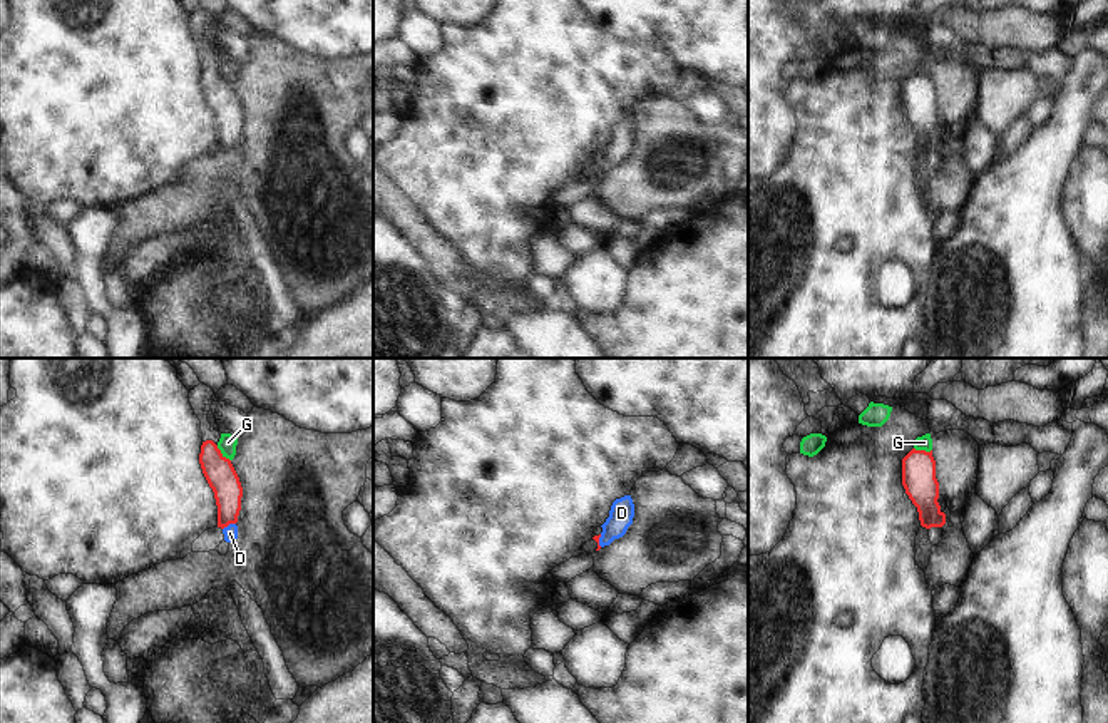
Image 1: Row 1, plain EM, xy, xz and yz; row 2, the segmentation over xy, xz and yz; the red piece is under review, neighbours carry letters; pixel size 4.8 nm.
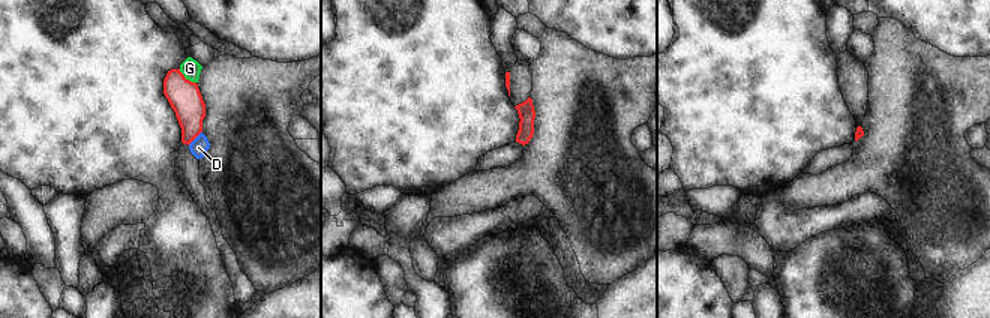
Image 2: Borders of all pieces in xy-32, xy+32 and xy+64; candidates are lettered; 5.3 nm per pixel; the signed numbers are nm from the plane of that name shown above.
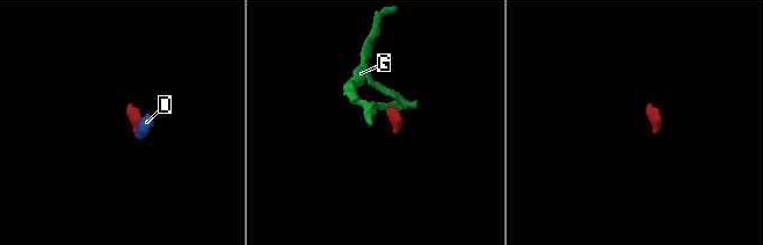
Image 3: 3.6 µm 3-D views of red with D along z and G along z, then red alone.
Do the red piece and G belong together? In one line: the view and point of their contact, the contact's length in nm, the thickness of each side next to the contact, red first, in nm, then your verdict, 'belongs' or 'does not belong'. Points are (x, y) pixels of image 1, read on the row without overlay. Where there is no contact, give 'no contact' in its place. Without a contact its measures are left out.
xy (221, 79) | 100 nm | 140/90 nm | does not belong

